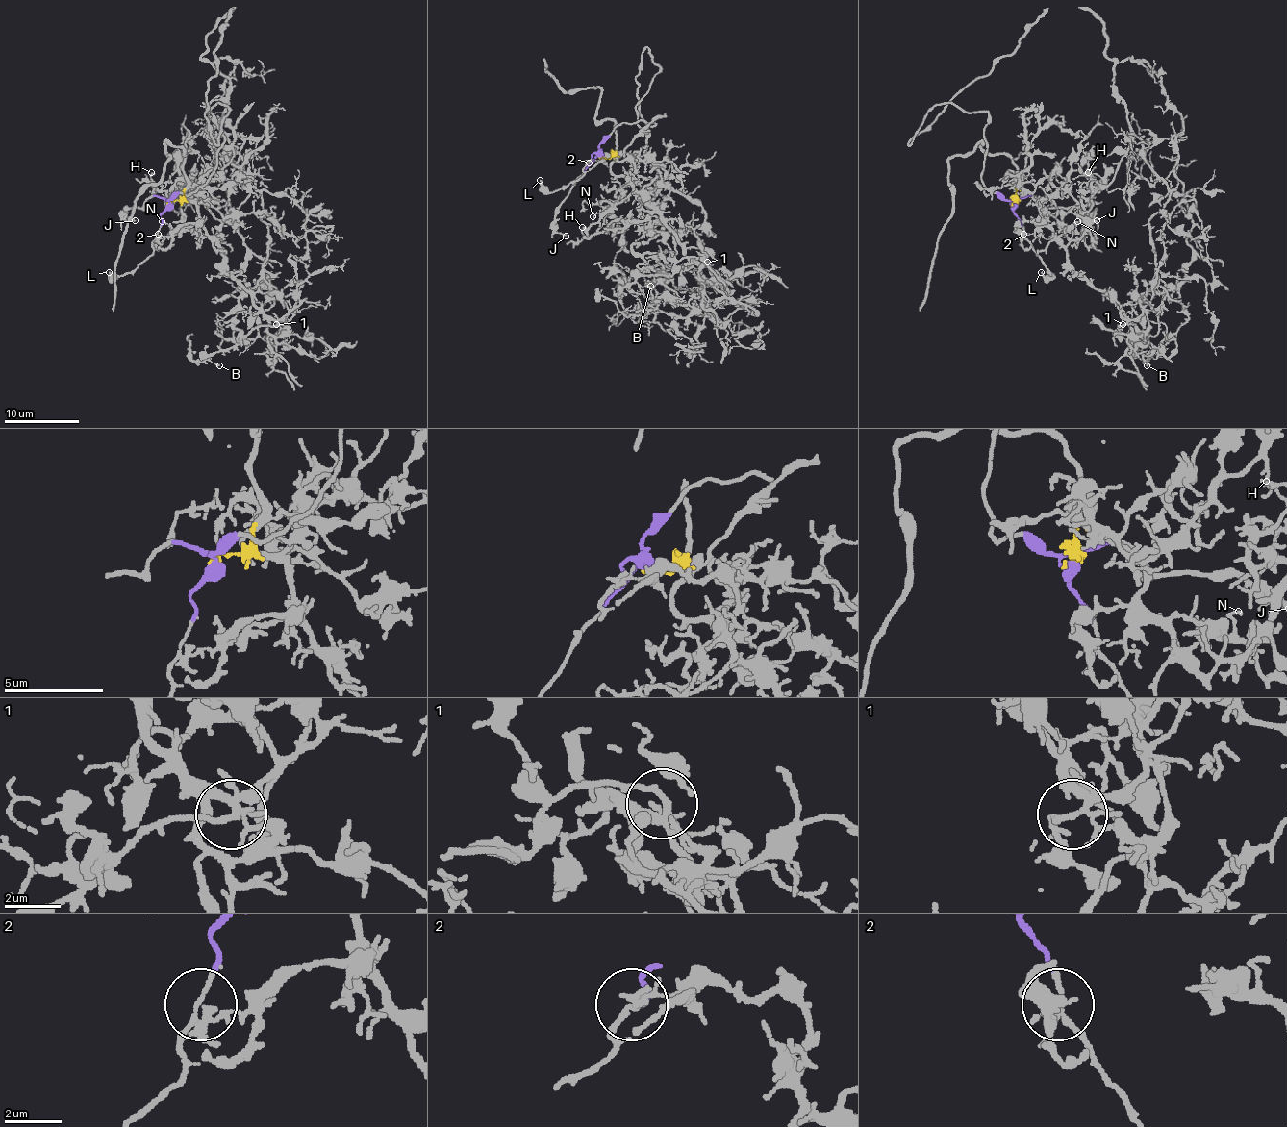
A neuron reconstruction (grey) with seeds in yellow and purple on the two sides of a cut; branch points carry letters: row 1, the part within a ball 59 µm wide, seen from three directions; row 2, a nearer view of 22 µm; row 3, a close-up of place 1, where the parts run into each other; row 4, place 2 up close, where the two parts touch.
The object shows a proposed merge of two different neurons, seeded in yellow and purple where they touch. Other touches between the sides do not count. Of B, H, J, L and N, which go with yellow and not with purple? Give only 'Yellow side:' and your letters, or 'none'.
Yellow side: B, H, N

